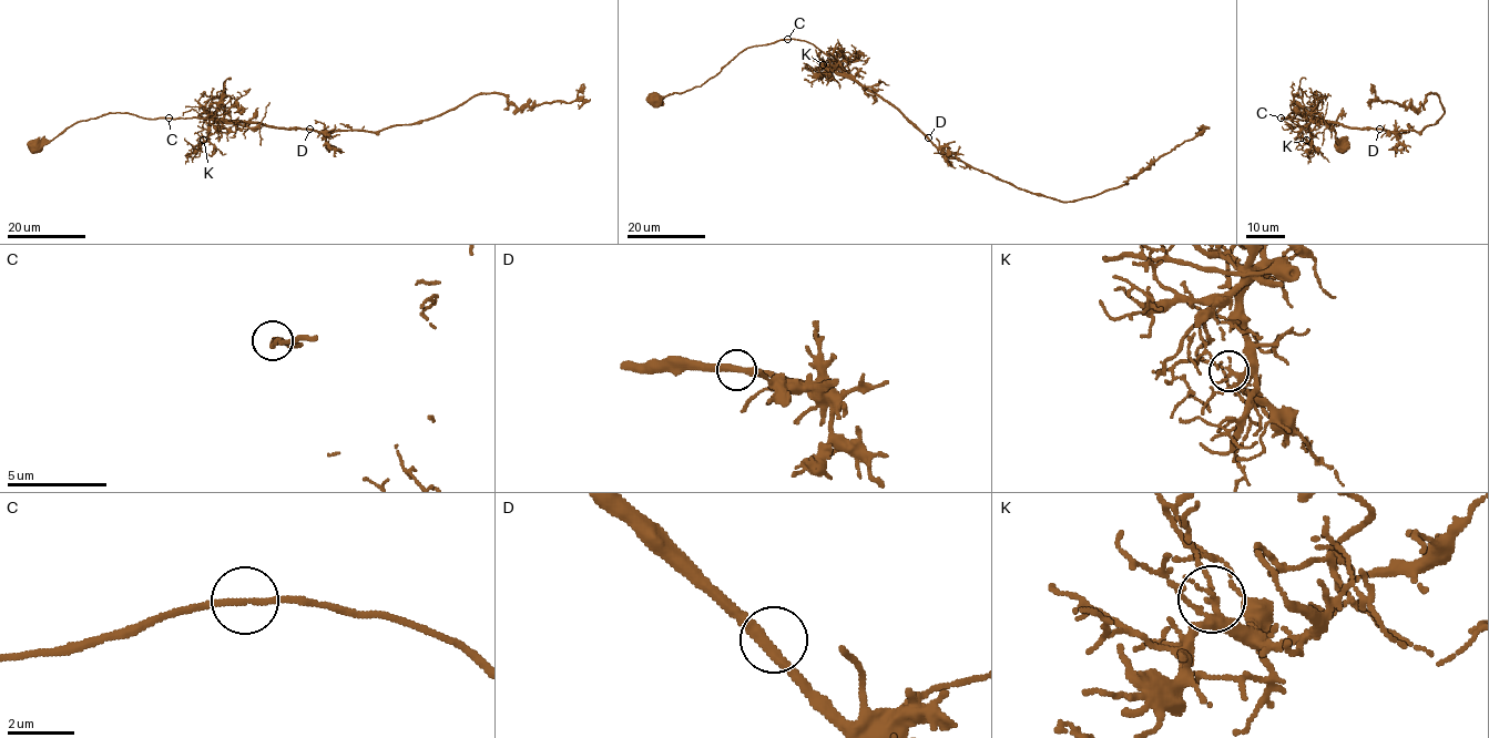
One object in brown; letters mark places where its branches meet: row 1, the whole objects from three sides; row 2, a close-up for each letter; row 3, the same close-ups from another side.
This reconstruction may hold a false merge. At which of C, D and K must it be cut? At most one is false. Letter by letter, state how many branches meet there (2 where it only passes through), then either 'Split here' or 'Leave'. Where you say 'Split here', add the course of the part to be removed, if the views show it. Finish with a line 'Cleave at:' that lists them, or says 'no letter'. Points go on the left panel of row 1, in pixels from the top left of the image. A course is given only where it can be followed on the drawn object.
C: Branches: 2. Leave
D: Branches: 2. Leave
K: Branches: 3. Leave
Cleave at: no letter

